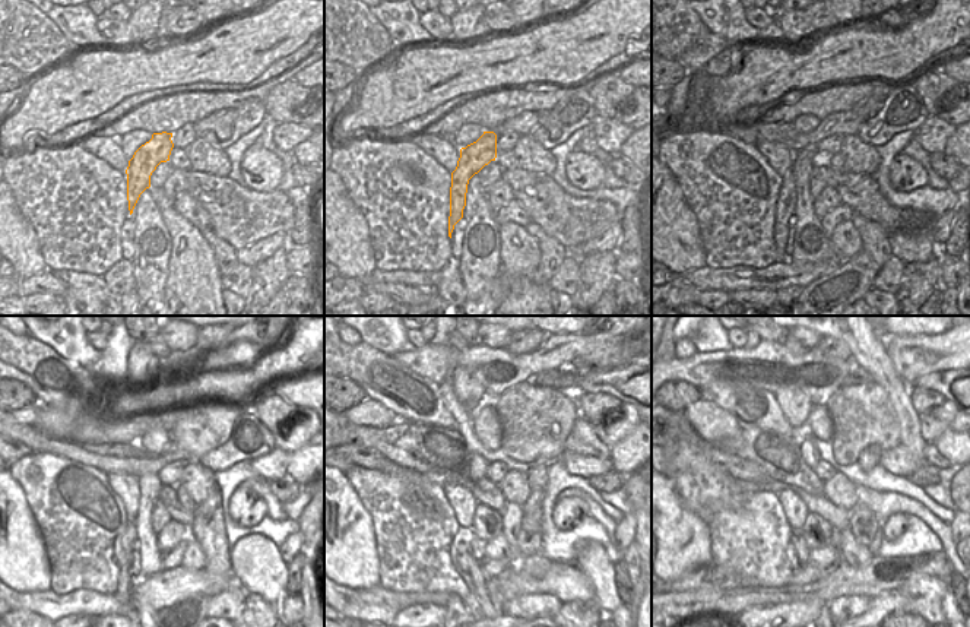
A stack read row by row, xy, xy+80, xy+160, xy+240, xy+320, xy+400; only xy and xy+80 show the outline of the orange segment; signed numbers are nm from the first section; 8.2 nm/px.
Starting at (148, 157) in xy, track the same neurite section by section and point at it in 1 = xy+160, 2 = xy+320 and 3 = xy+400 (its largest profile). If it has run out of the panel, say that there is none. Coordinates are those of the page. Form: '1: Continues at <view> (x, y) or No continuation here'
1: Continues at xy+160 (785, 208)
2: Continues at xy+320 (456, 613)
3: No continuation here.

